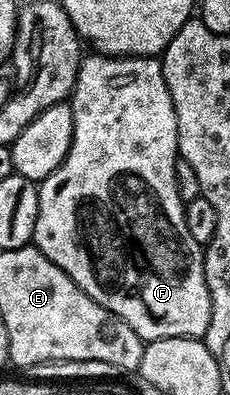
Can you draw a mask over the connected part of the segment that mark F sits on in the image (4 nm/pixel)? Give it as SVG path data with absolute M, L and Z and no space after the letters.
M100 54L86 55L79 66L77 85L73 88L71 103L73 106L73 137L71 150L67 150L67 158L52 172L47 179L40 181L39 214L35 218L35 230L32 243L55 266L59 266L81 289L99 306L111 310L143 341L159 338L179 338L186 336L192 340L204 337L207 326L211 322L211 294L205 277L205 254L203 245L191 238L191 230L187 230L185 217L186 201L181 199L177 188L177 123L175 122L175 106L171 102L171 94L167 90L167 82L163 78L161 61L156 56L102 56Z

